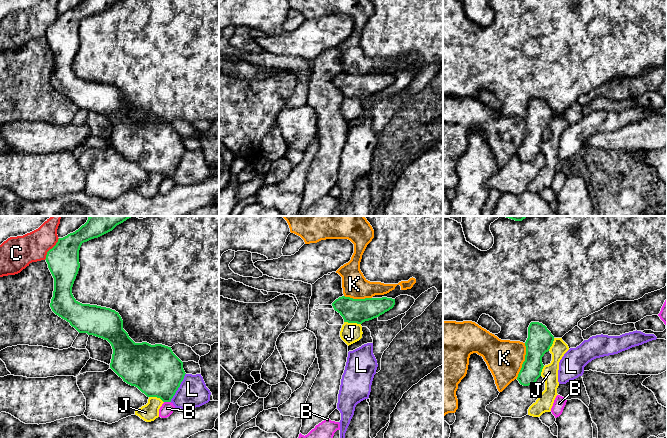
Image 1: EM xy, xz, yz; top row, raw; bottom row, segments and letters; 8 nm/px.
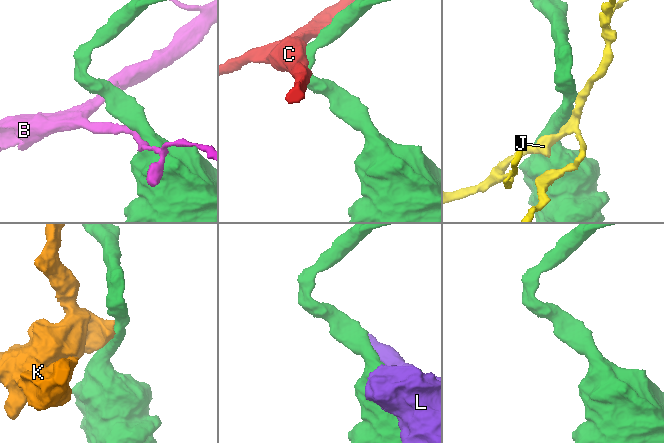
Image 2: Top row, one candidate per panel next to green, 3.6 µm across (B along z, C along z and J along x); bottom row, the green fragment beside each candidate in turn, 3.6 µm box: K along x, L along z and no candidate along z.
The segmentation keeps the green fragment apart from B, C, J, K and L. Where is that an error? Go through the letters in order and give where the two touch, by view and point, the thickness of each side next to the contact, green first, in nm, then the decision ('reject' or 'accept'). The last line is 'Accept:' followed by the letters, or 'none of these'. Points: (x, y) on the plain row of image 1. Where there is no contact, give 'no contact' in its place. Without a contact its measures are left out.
B: xy (167, 177) | 400/110 nm | reject
C: xy (50, 25) | 260/240 nm | reject
J: xz (352, 98) | 190/160 nm | reject
K: yz (524, 137) | 200/300 nm | reject
L: xy (179, 162) | 400/240 nm | reject
Accept: none of these

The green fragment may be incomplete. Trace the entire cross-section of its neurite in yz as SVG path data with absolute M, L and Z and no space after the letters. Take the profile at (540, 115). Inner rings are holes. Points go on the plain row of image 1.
M539 98L530 99L528 103L528 114L525 118L525 137L517 153L521 161L532 161L541 152L544 143L542 133L549 127L553 117L554 112L545 101Z

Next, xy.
M84 0L75 8L59 14L56 21L47 28L45 36L54 54L50 83L79 109L102 114L111 120L113 130L110 144L124 158L137 163L147 173L157 173L163 178L171 178L186 150L183 138L173 129L171 123L162 120L151 121L147 118L135 119L123 105L123 96L118 88L106 83L82 80L72 70L72 63L80 44L81 21L112 7L117 1L119 0Z

